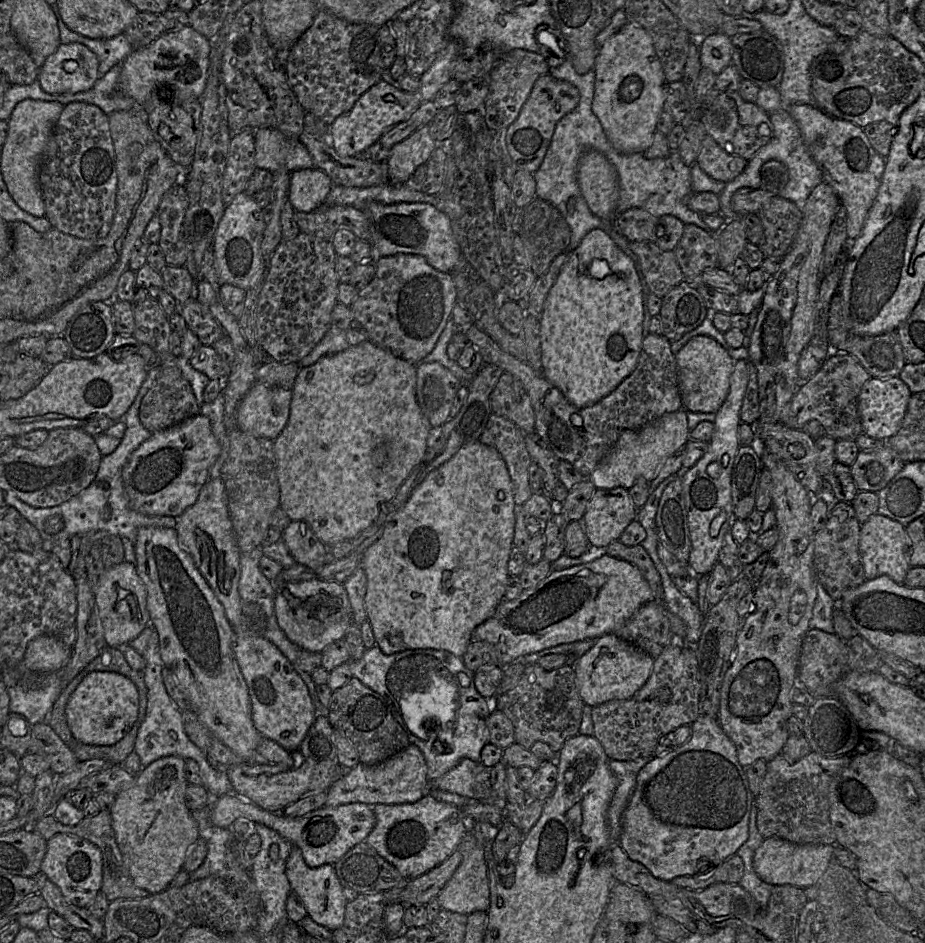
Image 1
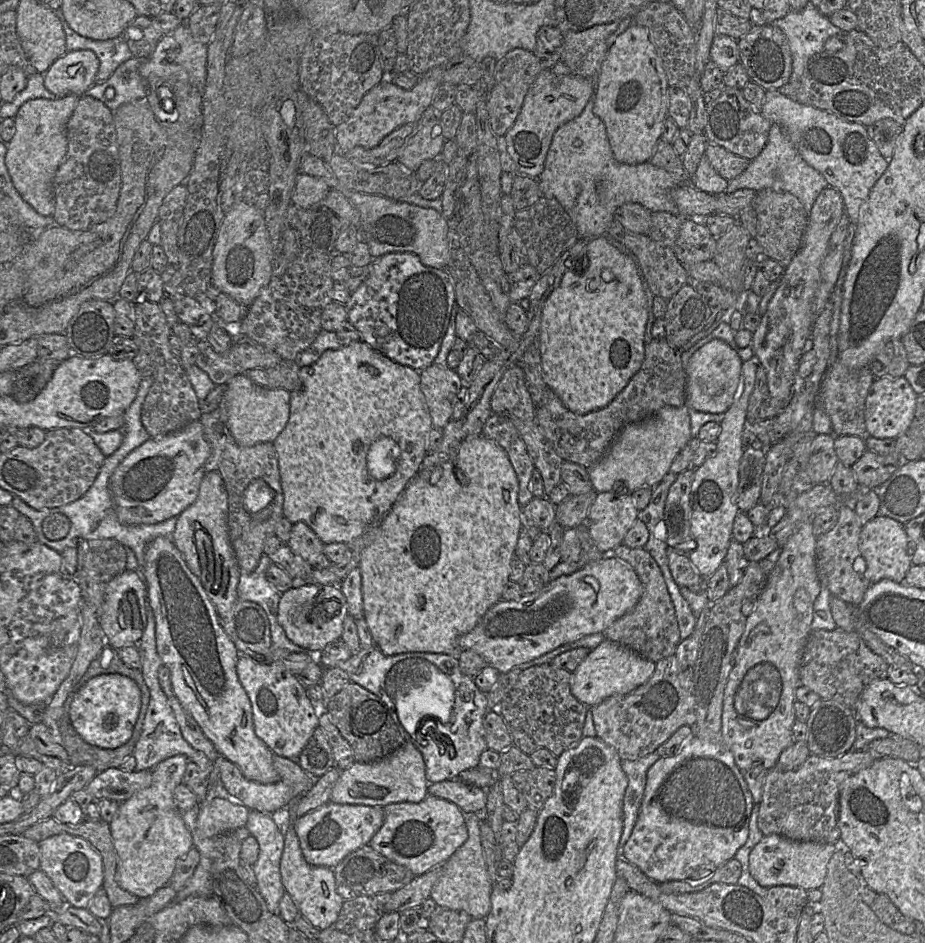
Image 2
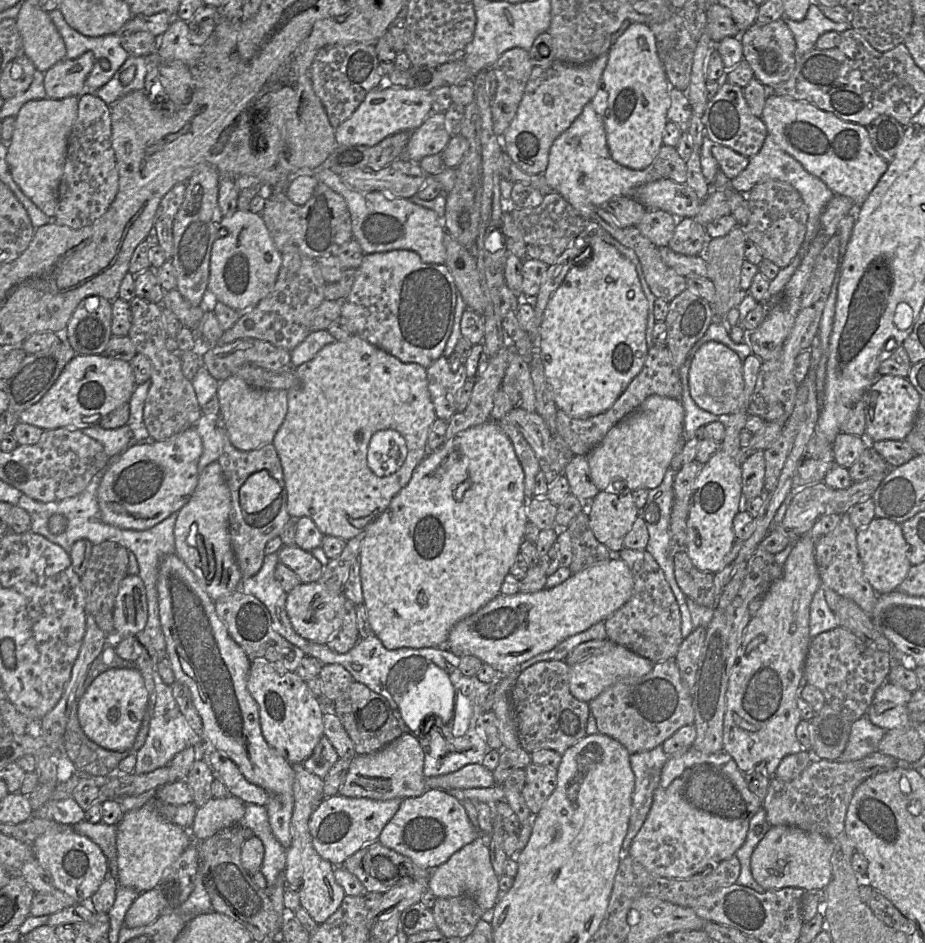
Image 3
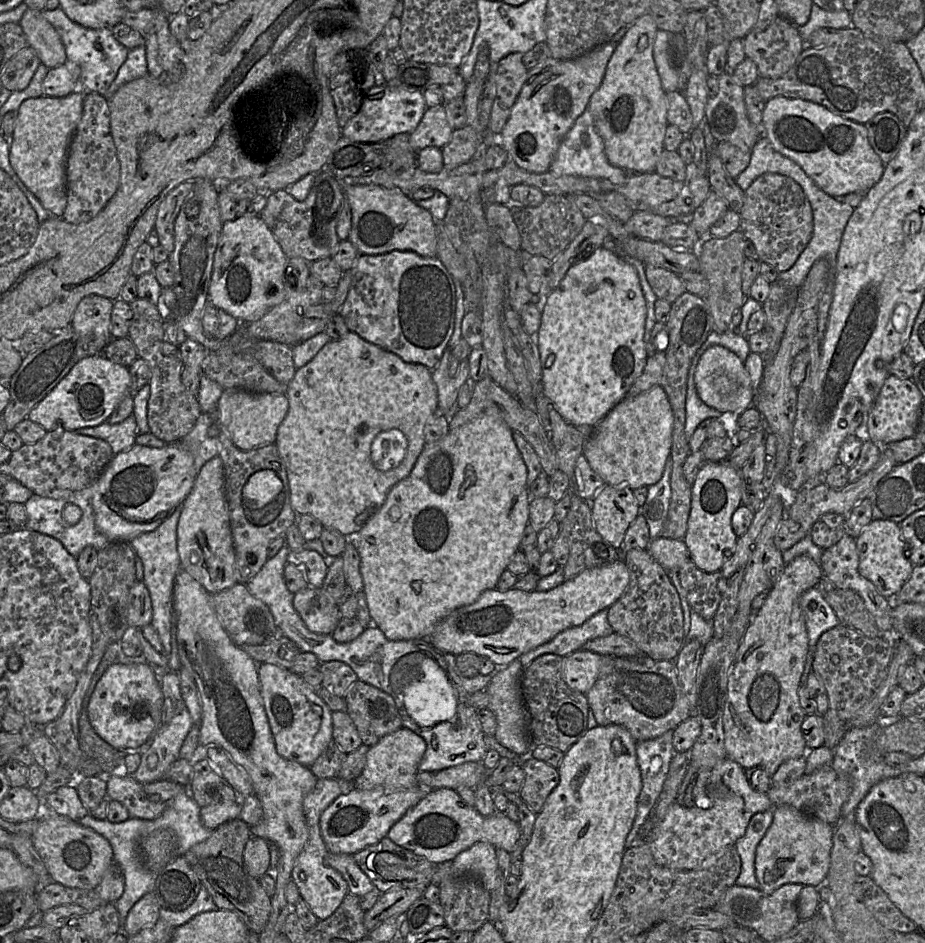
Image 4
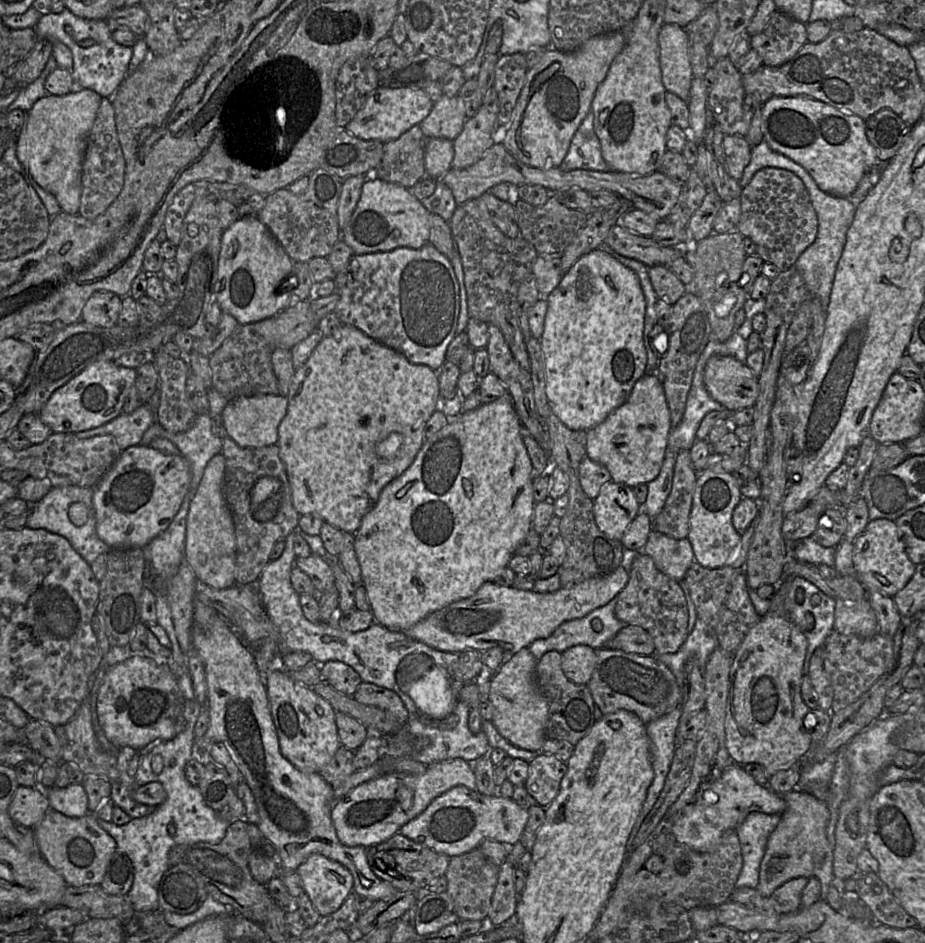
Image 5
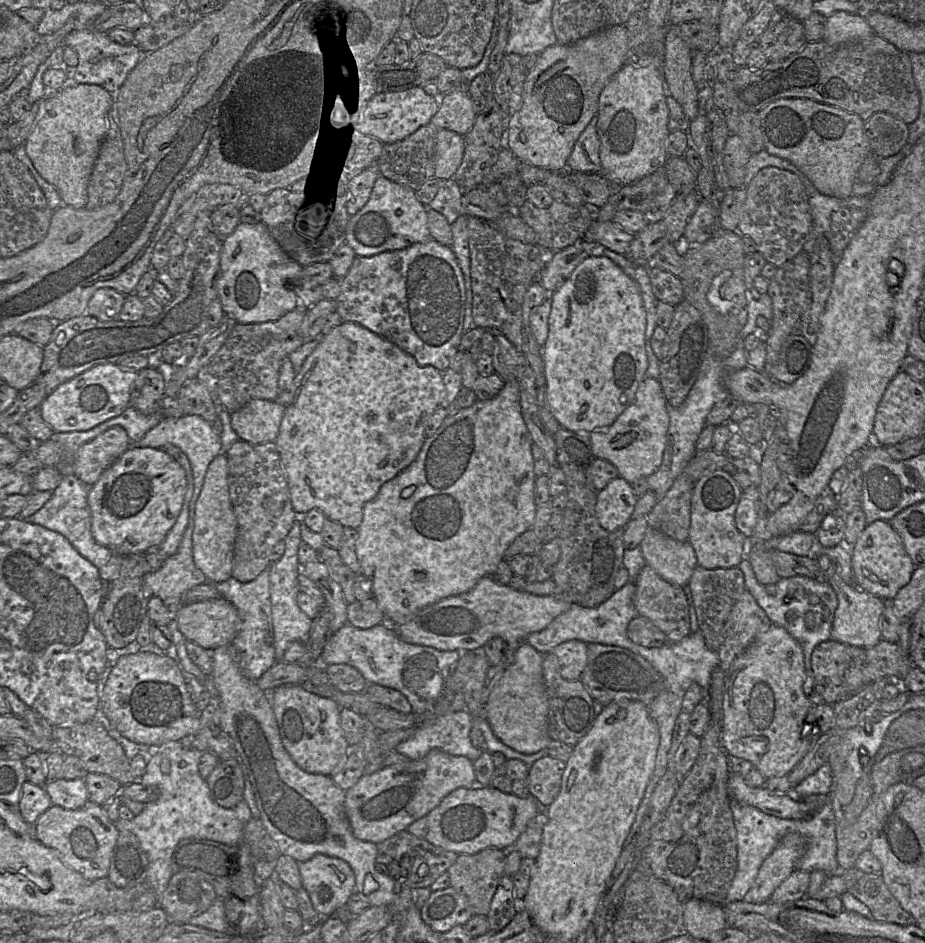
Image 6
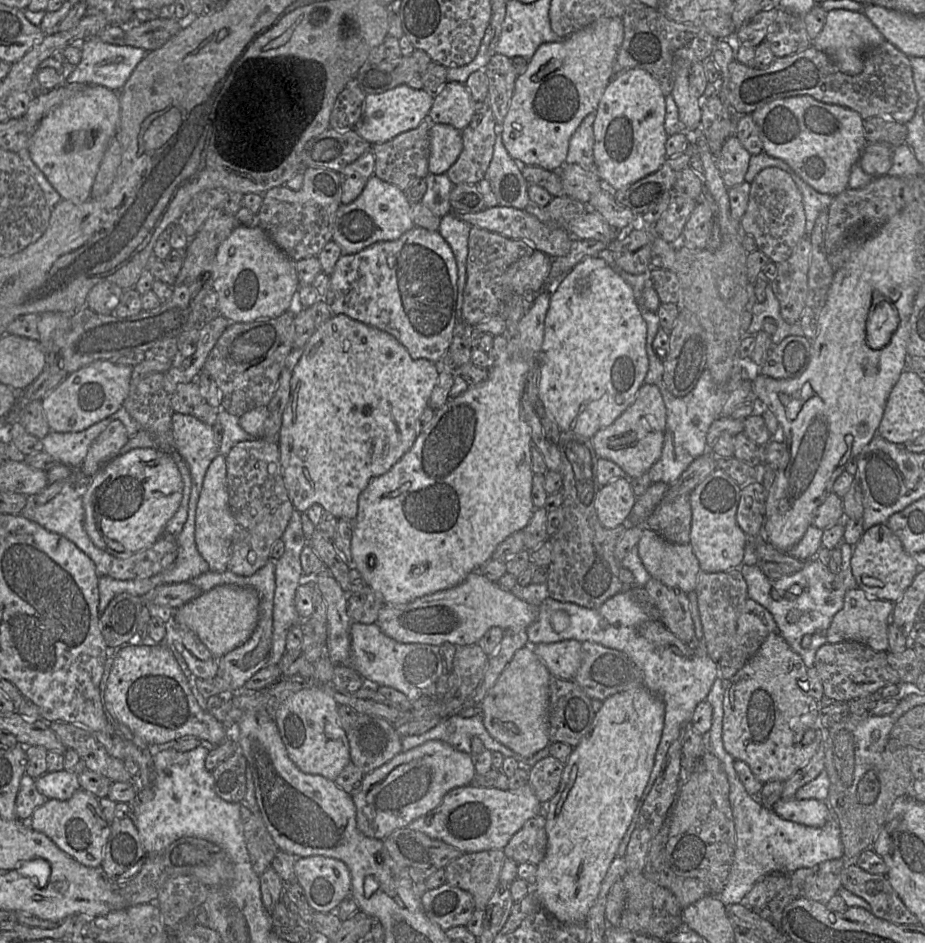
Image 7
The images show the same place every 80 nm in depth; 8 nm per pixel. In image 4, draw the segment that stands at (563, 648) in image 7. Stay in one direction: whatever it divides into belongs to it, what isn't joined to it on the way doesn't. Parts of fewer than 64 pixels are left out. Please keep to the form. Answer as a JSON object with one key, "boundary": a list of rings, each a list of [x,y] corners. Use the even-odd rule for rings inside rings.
{"boundary":[[[577,650],[563,657],[563,679],[573,690],[586,694],[595,684],[603,666],[603,655]]]}

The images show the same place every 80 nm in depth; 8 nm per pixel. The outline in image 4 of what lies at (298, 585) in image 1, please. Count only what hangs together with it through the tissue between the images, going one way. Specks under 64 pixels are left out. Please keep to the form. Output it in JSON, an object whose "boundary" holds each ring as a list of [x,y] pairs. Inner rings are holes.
{"boundary":[[[309,586],[298,591],[293,606],[306,627],[317,634],[332,634],[342,618],[339,605],[331,603],[321,588]]]}

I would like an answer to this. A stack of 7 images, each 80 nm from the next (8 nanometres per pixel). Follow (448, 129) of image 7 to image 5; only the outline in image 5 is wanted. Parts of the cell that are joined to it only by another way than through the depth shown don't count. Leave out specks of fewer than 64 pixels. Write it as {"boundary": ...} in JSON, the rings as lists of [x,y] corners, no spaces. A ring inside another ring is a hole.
{"boundary":[[[429,138],[426,141],[424,150],[426,176],[441,180],[443,175],[452,169],[453,140]]]}

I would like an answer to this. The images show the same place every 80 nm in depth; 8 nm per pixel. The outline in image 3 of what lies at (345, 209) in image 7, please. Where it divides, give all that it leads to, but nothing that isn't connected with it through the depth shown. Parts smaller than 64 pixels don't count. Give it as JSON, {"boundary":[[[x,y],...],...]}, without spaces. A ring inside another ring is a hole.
{"boundary":[[[325,166],[312,171],[312,173],[320,182],[329,186],[345,199],[351,216],[353,239],[360,244],[365,254],[388,252],[398,249],[412,250],[415,251],[425,263],[445,264],[446,250],[444,246],[444,237],[446,230],[442,220],[435,211],[414,204],[408,198],[392,197],[380,191],[360,192],[354,190],[344,183],[339,175]]]}

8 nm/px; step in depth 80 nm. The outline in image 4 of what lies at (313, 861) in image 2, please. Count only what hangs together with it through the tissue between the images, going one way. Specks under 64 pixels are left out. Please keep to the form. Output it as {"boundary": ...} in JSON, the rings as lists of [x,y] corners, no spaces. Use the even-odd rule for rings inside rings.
{"boundary":[[[417,785],[409,790],[376,787],[371,790],[351,789],[336,798],[321,814],[321,837],[329,852],[354,855],[387,836],[391,827],[433,789]]]}

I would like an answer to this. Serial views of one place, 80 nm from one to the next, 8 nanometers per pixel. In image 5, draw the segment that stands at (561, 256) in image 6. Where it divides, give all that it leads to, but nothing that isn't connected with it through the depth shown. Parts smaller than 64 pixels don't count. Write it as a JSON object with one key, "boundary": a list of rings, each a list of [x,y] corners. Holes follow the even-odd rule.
{"boundary":[[[538,255],[532,266],[532,275],[540,293],[539,300],[547,300],[565,273],[561,267],[561,255]]]}

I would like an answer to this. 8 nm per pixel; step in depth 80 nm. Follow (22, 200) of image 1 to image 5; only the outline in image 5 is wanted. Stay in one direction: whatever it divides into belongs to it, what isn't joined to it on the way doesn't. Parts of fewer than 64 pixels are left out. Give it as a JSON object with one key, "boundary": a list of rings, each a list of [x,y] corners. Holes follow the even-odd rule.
{"boundary":[[[73,81],[73,86],[72,86],[72,91],[69,92],[68,94],[66,95],[62,95],[62,96],[58,96],[58,95],[51,95],[51,94],[46,94],[44,97],[38,99],[34,105],[31,107],[31,109],[29,109],[27,112],[26,112],[26,115],[25,115],[25,120],[24,120],[24,123],[23,125],[21,126],[20,130],[17,132],[16,134],[16,137],[15,137],[15,145],[16,145],[16,155],[17,155],[17,158],[19,160],[19,162],[23,165],[23,167],[25,168],[25,170],[27,172],[29,172],[29,174],[32,176],[32,178],[44,189],[46,190],[47,192],[51,193],[57,200],[60,208],[61,208],[61,211],[64,211],[68,214],[77,214],[78,213],[78,210],[79,210],[79,206],[80,206],[80,197],[81,197],[81,191],[82,191],[82,181],[81,181],[81,178],[82,178],[82,162],[83,162],[83,157],[84,157],[84,151],[85,151],[85,147],[86,147],[86,139],[87,139],[87,135],[88,133],[90,132],[93,124],[94,124],[94,121],[95,121],[95,118],[96,118],[96,115],[97,115],[97,111],[99,109],[99,106],[100,106],[100,103],[101,103],[101,100],[102,100],[102,97],[97,94],[95,91],[93,90],[90,90],[90,89],[84,89],[82,88],[81,86],[79,85],[76,85],[74,86],[74,81]]]}

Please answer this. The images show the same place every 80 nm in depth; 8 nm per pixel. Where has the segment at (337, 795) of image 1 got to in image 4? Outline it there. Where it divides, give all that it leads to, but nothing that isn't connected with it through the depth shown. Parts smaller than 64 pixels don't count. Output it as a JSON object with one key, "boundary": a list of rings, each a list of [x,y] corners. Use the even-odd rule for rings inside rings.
{"boundary":[[[407,728],[386,735],[370,747],[366,765],[361,774],[353,780],[353,787],[360,790],[371,790],[384,787],[393,790],[409,790],[418,785],[418,765],[426,751],[425,740]]]}

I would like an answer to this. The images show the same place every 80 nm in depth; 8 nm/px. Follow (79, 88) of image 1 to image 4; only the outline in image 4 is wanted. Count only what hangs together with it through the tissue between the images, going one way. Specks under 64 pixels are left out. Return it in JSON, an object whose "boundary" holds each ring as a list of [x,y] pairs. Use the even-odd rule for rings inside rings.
{"boundary":[[[65,64],[49,69],[43,82],[42,93],[47,97],[65,97],[79,88],[81,68],[78,64]]]}

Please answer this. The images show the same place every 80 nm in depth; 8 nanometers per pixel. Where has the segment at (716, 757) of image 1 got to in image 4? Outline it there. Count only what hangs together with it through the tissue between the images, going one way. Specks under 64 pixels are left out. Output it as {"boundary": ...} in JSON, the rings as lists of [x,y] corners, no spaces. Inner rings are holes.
{"boundary":[[[729,757],[708,771],[701,771],[695,780],[696,796],[691,807],[673,802],[663,819],[649,833],[647,842],[654,860],[660,866],[679,871],[704,869],[711,865],[711,861],[727,848],[734,846],[745,834],[750,819],[757,813],[774,808],[767,793],[759,793],[752,789],[747,781],[745,770]]]}

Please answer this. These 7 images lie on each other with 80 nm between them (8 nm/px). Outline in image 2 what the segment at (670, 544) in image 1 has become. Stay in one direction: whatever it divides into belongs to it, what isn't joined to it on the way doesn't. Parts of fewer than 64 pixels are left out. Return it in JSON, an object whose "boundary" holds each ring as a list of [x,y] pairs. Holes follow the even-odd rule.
{"boundary":[[[689,468],[679,474],[670,486],[664,507],[666,543],[668,547],[685,555],[696,548],[690,531],[691,485],[694,469]]]}

